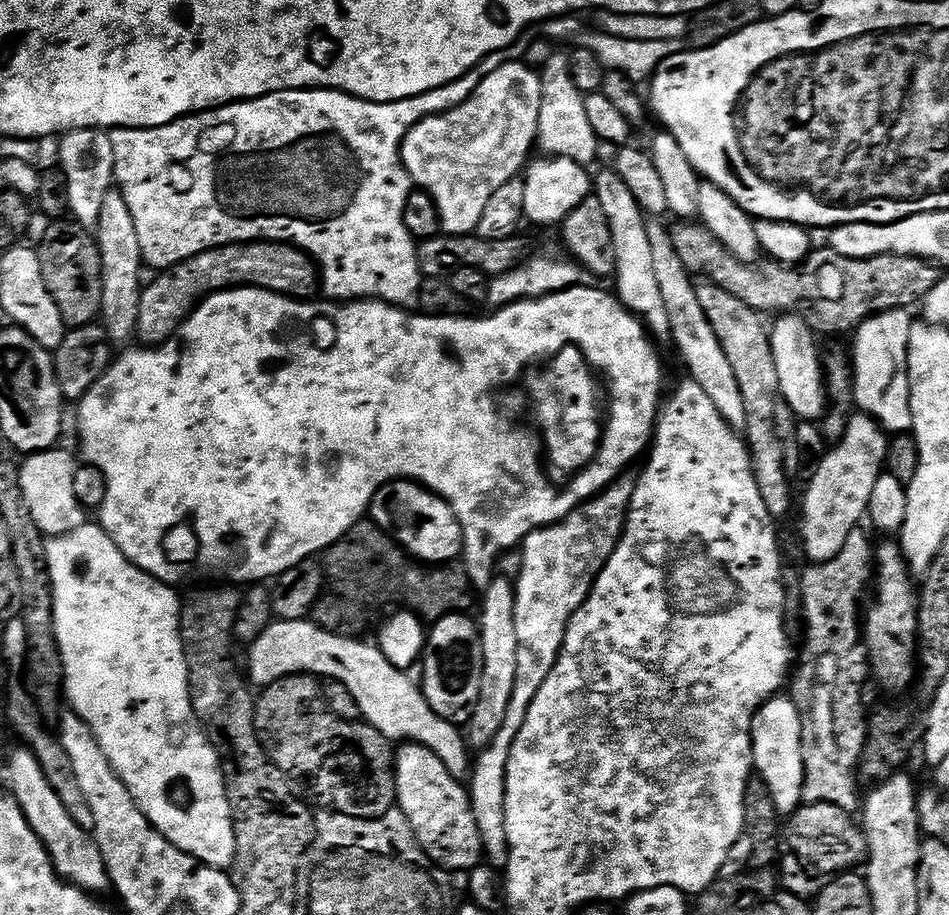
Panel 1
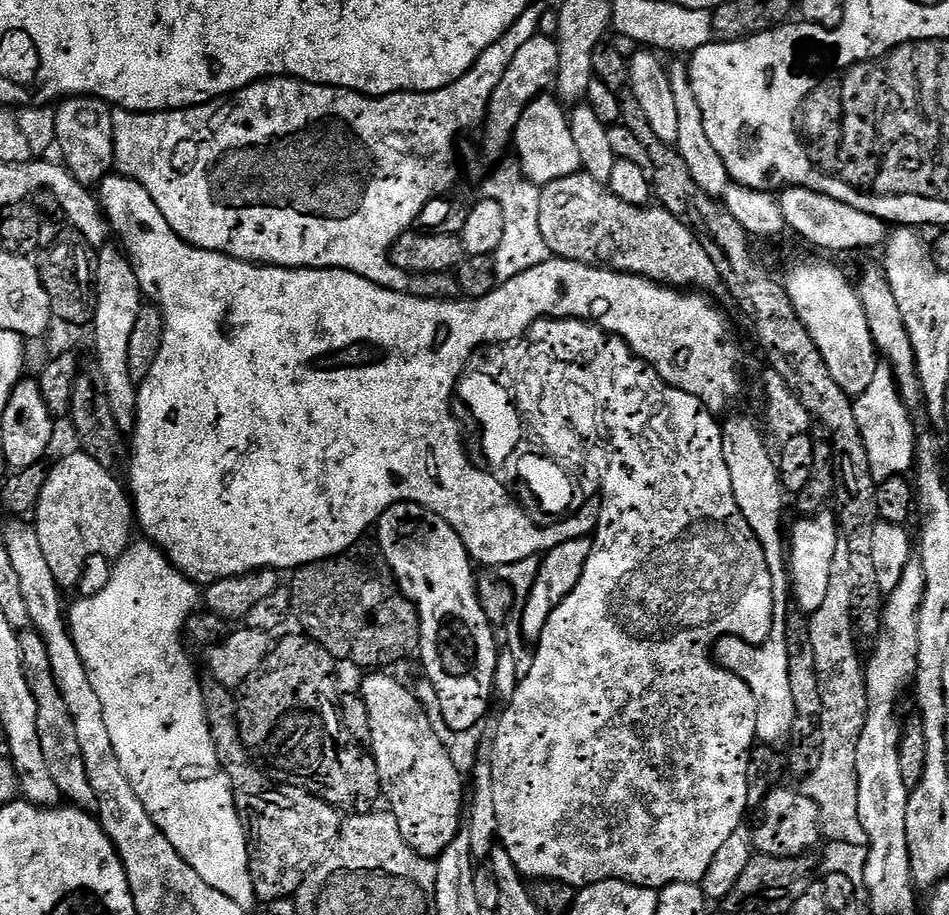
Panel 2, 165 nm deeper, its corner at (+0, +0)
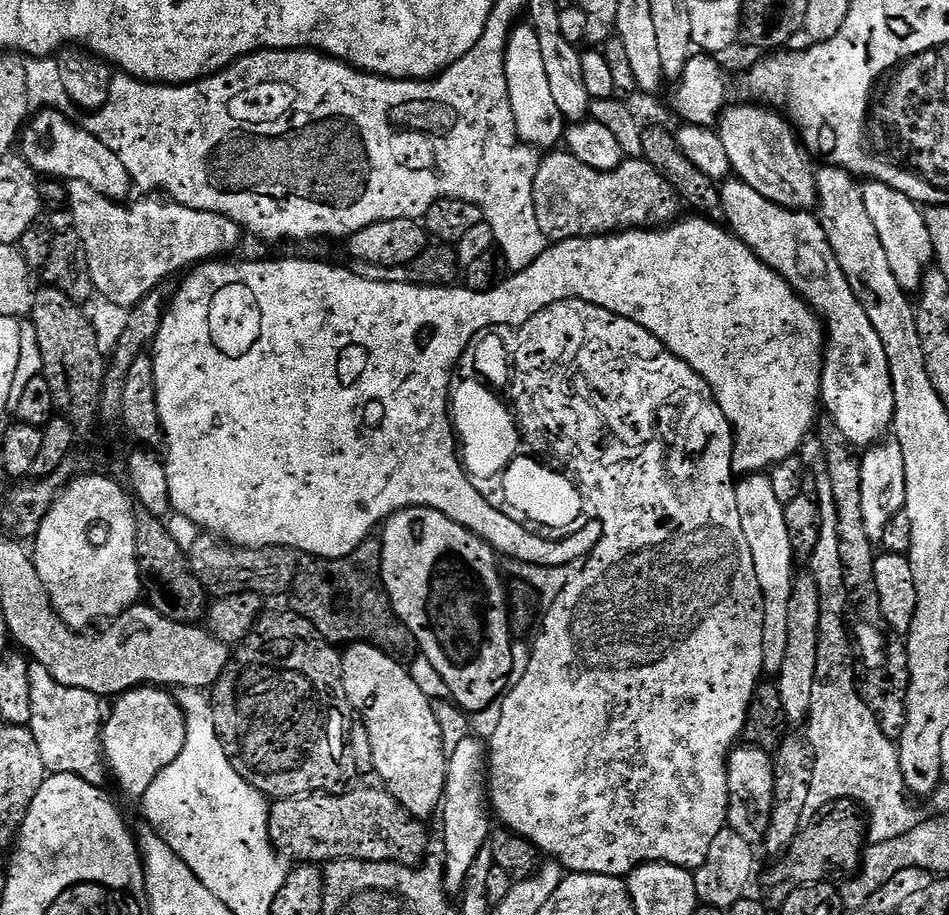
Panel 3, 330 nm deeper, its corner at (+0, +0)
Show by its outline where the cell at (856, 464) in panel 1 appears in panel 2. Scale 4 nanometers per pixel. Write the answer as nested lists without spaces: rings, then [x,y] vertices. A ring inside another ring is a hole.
[[[817,511],[815,514],[805,515],[790,528],[790,551],[786,556],[786,569],[790,581],[790,592],[794,597],[794,604],[805,614],[818,611],[829,601],[828,582],[832,578],[832,558],[838,552],[838,525],[836,517],[831,511]]]

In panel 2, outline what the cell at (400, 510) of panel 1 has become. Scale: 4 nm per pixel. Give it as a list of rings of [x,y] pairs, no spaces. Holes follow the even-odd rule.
[[[395,504],[381,514],[379,551],[387,567],[395,571],[401,592],[420,613],[420,647],[418,657],[424,663],[423,675],[428,677],[438,692],[439,705],[447,726],[454,733],[468,732],[483,718],[492,687],[496,684],[496,636],[477,592],[477,573],[462,538],[436,512],[417,504]]]

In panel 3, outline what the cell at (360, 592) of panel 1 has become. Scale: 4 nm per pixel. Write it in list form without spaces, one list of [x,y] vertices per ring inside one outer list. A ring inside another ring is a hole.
[[[369,538],[356,547],[350,554],[337,560],[323,560],[320,556],[300,560],[300,568],[290,589],[292,596],[291,611],[306,618],[333,646],[349,644],[372,644],[386,655],[401,662],[408,662],[417,655],[416,639],[392,608],[392,599],[384,589],[384,577],[380,575],[380,559],[384,553],[383,543],[379,539]]]

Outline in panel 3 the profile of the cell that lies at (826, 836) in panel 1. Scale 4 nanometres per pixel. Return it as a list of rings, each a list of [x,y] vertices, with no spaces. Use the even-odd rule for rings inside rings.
[[[737,746],[728,753],[727,827],[732,828],[738,838],[746,838],[750,845],[760,846],[765,843],[772,808],[775,806],[774,784],[775,766],[769,753],[751,746]]]

